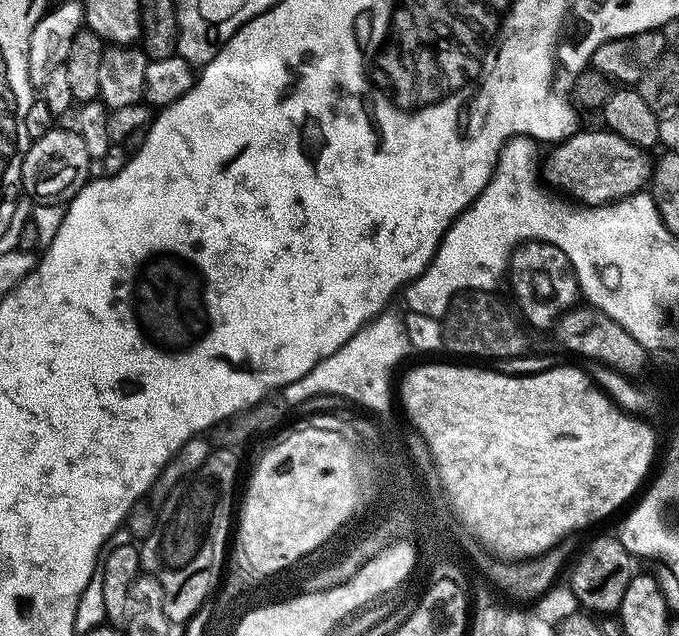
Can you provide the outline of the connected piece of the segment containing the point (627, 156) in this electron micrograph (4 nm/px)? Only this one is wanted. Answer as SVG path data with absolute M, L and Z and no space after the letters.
M577 130L568 140L561 140L555 145L556 148L552 153L547 153L546 159L542 164L542 176L545 181L548 180L556 188L561 188L568 196L573 196L577 200L575 202L580 206L603 206L605 204L613 204L615 200L624 200L628 196L632 196L635 192L641 191L649 183L653 165L648 164L645 151L636 148L630 142L626 142L624 138L618 134L607 130L599 130L600 132L584 132Z

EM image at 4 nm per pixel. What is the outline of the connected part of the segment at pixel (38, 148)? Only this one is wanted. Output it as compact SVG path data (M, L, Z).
M56 128L53 132L38 137L37 140L35 137L29 143L20 171L23 195L41 204L63 205L88 183L90 179L88 165L90 165L90 159L86 144L76 130L63 132L62 129Z

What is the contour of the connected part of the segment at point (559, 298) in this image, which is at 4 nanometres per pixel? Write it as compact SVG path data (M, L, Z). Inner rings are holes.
M527 240L514 249L512 257L508 259L506 284L512 287L512 296L517 304L515 307L529 329L551 329L558 318L578 300L576 275L566 254L562 254L558 246L541 240Z

